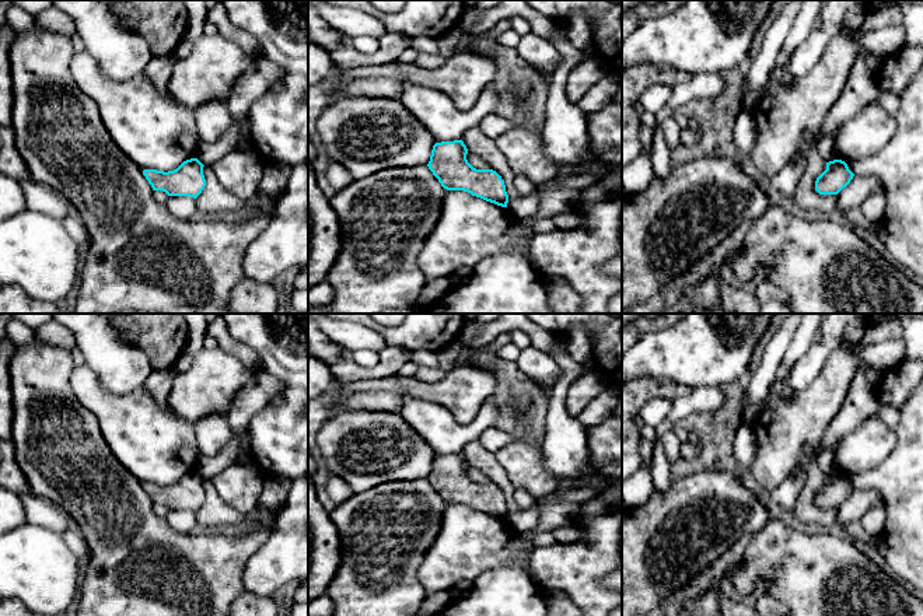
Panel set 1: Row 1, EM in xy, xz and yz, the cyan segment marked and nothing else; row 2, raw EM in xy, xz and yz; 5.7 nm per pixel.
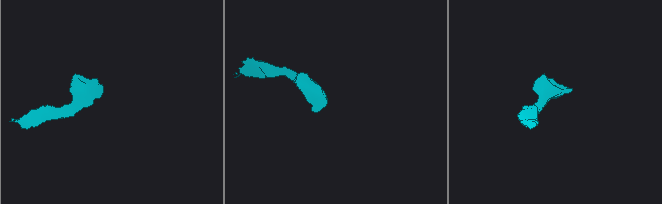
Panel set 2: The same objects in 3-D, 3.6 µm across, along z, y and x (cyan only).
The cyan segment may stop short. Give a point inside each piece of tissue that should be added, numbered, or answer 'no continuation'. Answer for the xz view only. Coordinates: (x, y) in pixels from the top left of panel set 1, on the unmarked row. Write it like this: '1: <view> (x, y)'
no continuation

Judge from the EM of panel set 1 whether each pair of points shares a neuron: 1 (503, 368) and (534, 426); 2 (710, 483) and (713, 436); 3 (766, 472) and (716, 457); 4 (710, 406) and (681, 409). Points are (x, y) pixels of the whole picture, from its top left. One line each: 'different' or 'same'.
1: same
2: different
3: different
4: same

